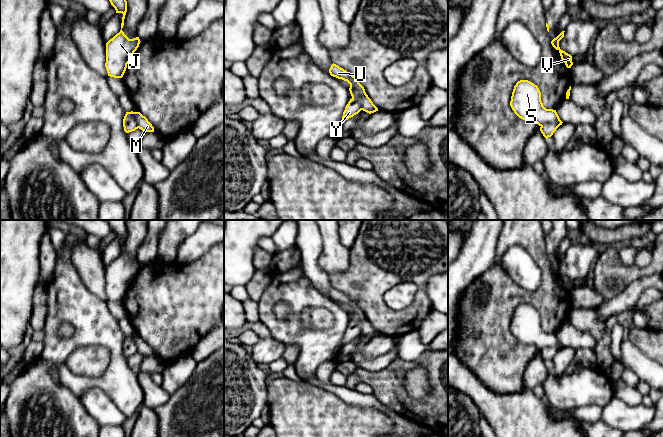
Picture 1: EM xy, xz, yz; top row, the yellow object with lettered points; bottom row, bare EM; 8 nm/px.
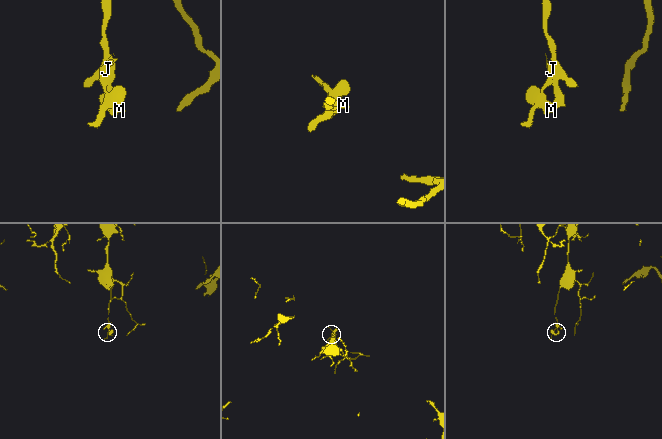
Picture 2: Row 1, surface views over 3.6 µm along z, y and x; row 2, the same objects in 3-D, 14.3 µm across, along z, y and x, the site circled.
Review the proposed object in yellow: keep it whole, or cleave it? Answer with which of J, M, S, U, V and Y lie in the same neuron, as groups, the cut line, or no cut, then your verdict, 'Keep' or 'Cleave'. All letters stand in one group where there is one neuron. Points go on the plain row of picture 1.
Groups: J M S U / V Y. Split along yz (559, 342), (552, 348), (543, 348), (541, 350). Cleave

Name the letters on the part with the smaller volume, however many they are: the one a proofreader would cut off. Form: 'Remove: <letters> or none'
Remove: J, M, S, U

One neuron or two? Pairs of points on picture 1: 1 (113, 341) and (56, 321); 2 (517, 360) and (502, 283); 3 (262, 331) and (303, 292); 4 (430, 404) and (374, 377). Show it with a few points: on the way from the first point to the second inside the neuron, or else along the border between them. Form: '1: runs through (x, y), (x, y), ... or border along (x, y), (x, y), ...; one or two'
1: runs through (99, 328), (88, 318), (70, 318); one
2: runs through (501, 341), (501, 302); one
3: border along (259, 320), (272, 337); two
4: runs through (416, 405), (407, 405), (400, 401), (388, 389); one

